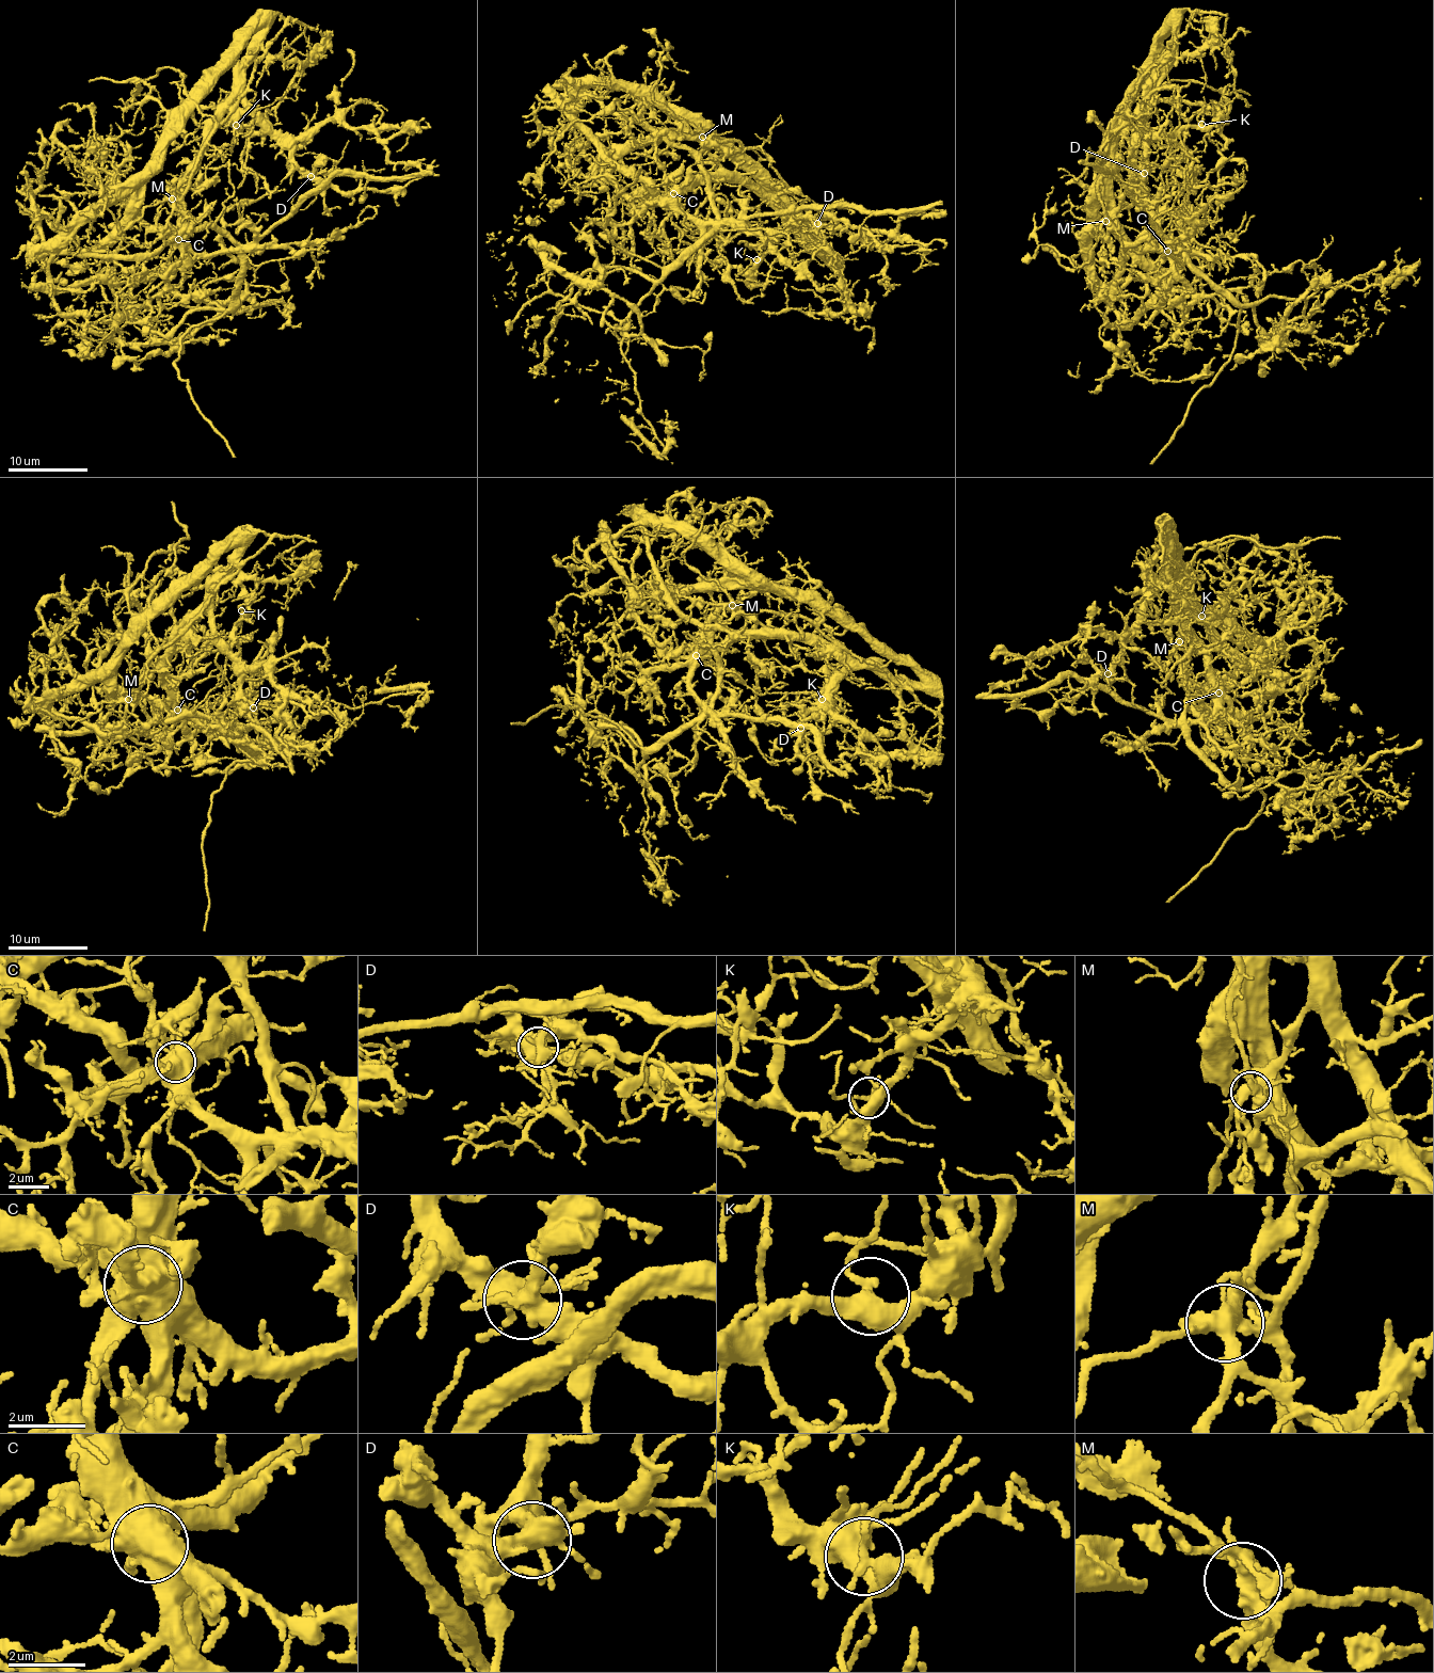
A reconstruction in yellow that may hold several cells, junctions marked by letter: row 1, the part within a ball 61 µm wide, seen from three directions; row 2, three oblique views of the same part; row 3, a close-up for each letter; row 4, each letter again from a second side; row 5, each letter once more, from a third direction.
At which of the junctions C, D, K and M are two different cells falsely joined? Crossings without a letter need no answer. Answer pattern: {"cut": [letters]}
{"cut": ["C", "M"]}

